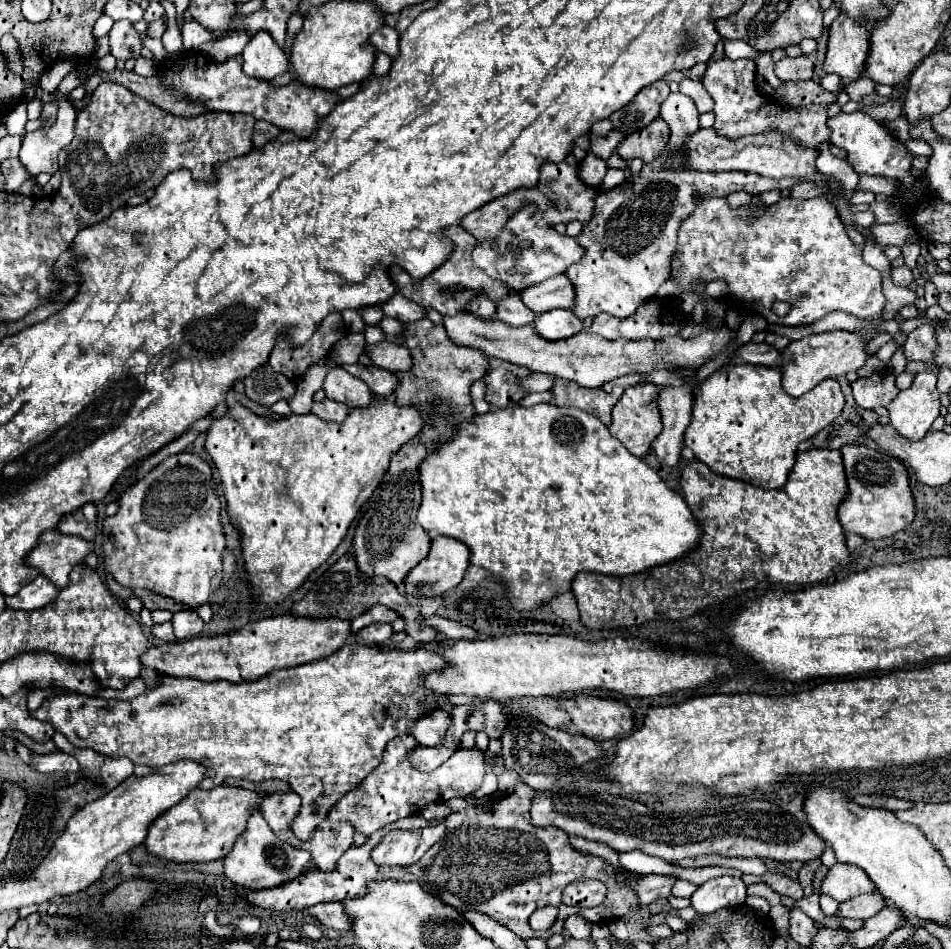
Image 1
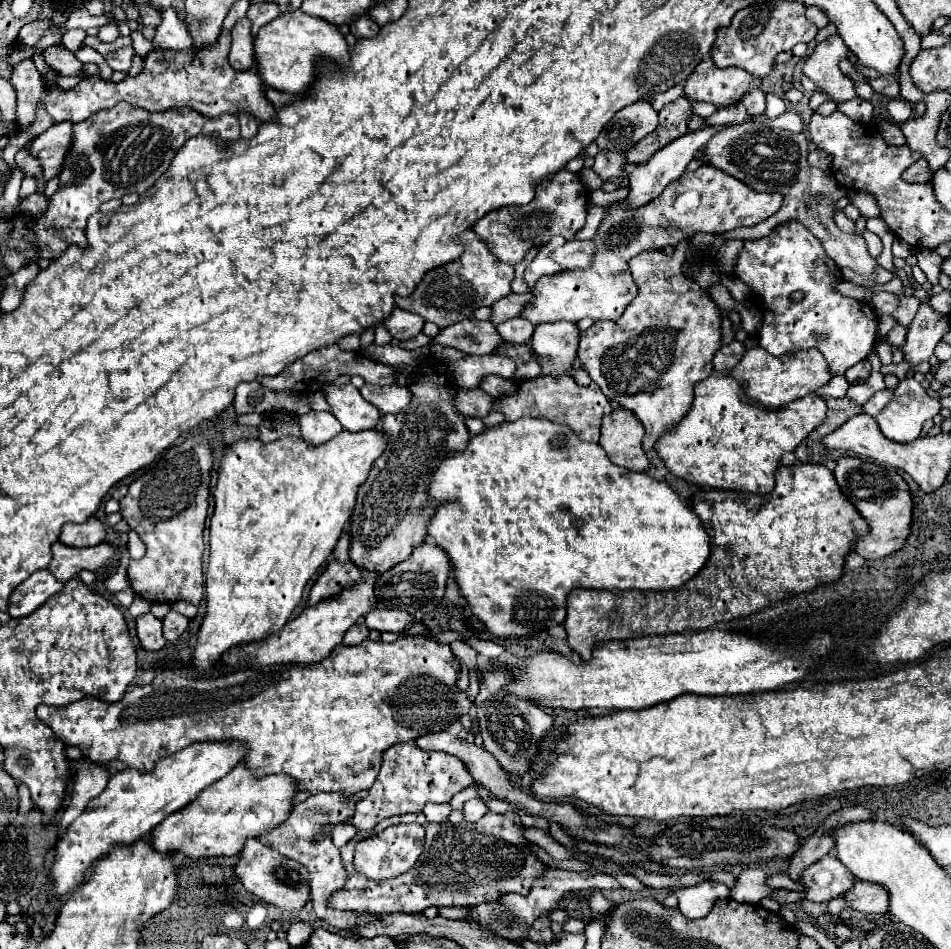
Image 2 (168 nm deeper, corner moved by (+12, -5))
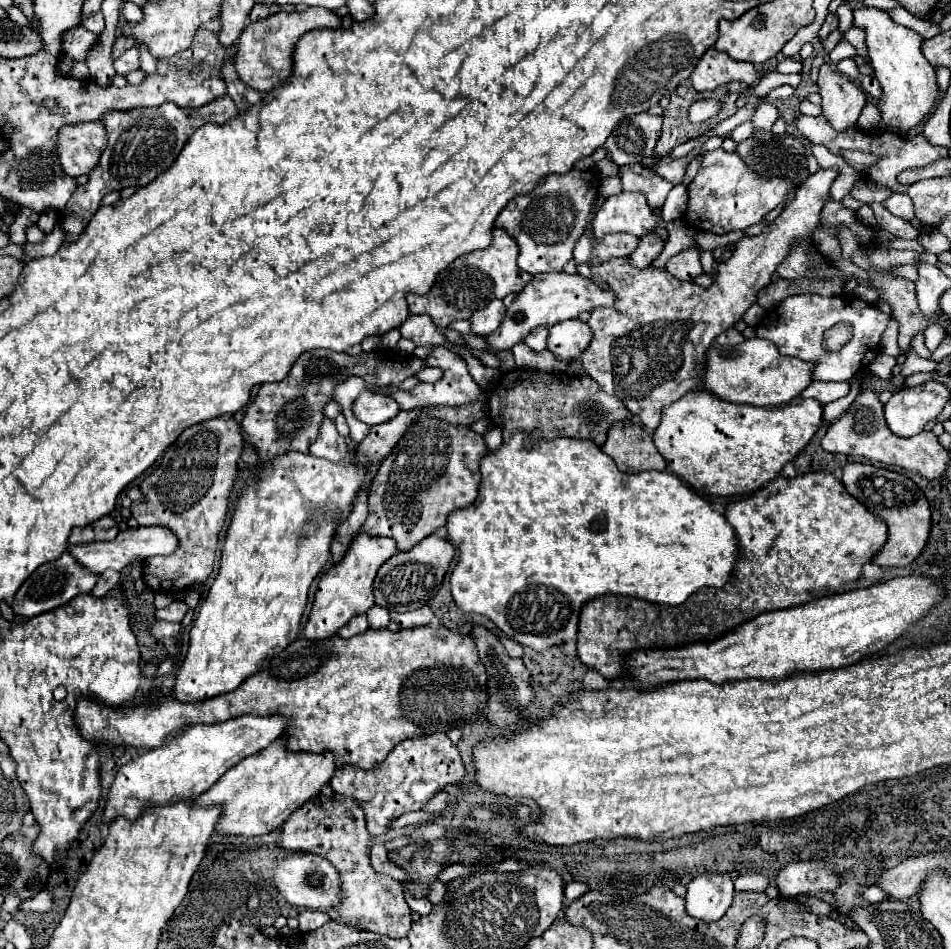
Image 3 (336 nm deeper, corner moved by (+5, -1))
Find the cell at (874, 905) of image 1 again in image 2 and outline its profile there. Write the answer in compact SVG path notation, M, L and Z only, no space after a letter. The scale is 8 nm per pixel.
M856 882L852 890L846 894L848 908L862 914L886 914L888 912L888 890L880 884L872 882Z

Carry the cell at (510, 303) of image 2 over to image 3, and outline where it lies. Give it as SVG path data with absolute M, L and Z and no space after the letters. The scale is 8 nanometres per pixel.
M501 300L489 302L483 310L475 312L471 316L471 332L477 336L487 336L487 334L495 332L503 322L505 312L507 312L507 308Z

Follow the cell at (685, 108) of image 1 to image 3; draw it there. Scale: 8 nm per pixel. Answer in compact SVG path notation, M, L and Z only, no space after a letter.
M619 192L609 196L593 220L593 234L601 238L609 232L631 232L643 236L657 224L647 200L639 192Z

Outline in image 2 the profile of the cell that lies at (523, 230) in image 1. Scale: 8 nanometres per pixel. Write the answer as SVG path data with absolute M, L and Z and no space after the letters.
M568 240L562 248L554 250L550 254L550 258L554 262L558 262L560 266L564 266L566 270L568 268L588 268L592 264L592 258L594 258L594 242L588 240L588 242L580 242L580 240Z

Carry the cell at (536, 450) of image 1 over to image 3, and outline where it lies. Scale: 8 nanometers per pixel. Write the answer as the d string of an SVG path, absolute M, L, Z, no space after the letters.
M517 432L511 436L509 442L503 442L497 450L487 452L481 458L479 464L481 470L481 486L479 496L475 500L475 506L453 510L447 516L447 532L449 540L455 544L459 551L457 568L451 574L451 594L459 608L465 612L475 612L487 616L501 632L509 634L515 642L533 648L533 650L547 650L549 646L561 644L567 638L577 636L577 620L581 606L587 600L593 600L603 594L623 594L623 596L635 596L649 602L659 604L683 604L693 592L697 592L701 586L721 586L729 580L729 574L737 562L737 538L729 522L725 522L725 516L715 512L701 496L697 496L691 488L687 488L677 476L667 472L639 472L639 474L625 474L621 472L613 458L609 458L595 442L591 440L579 440L579 438L533 438L529 432Z

